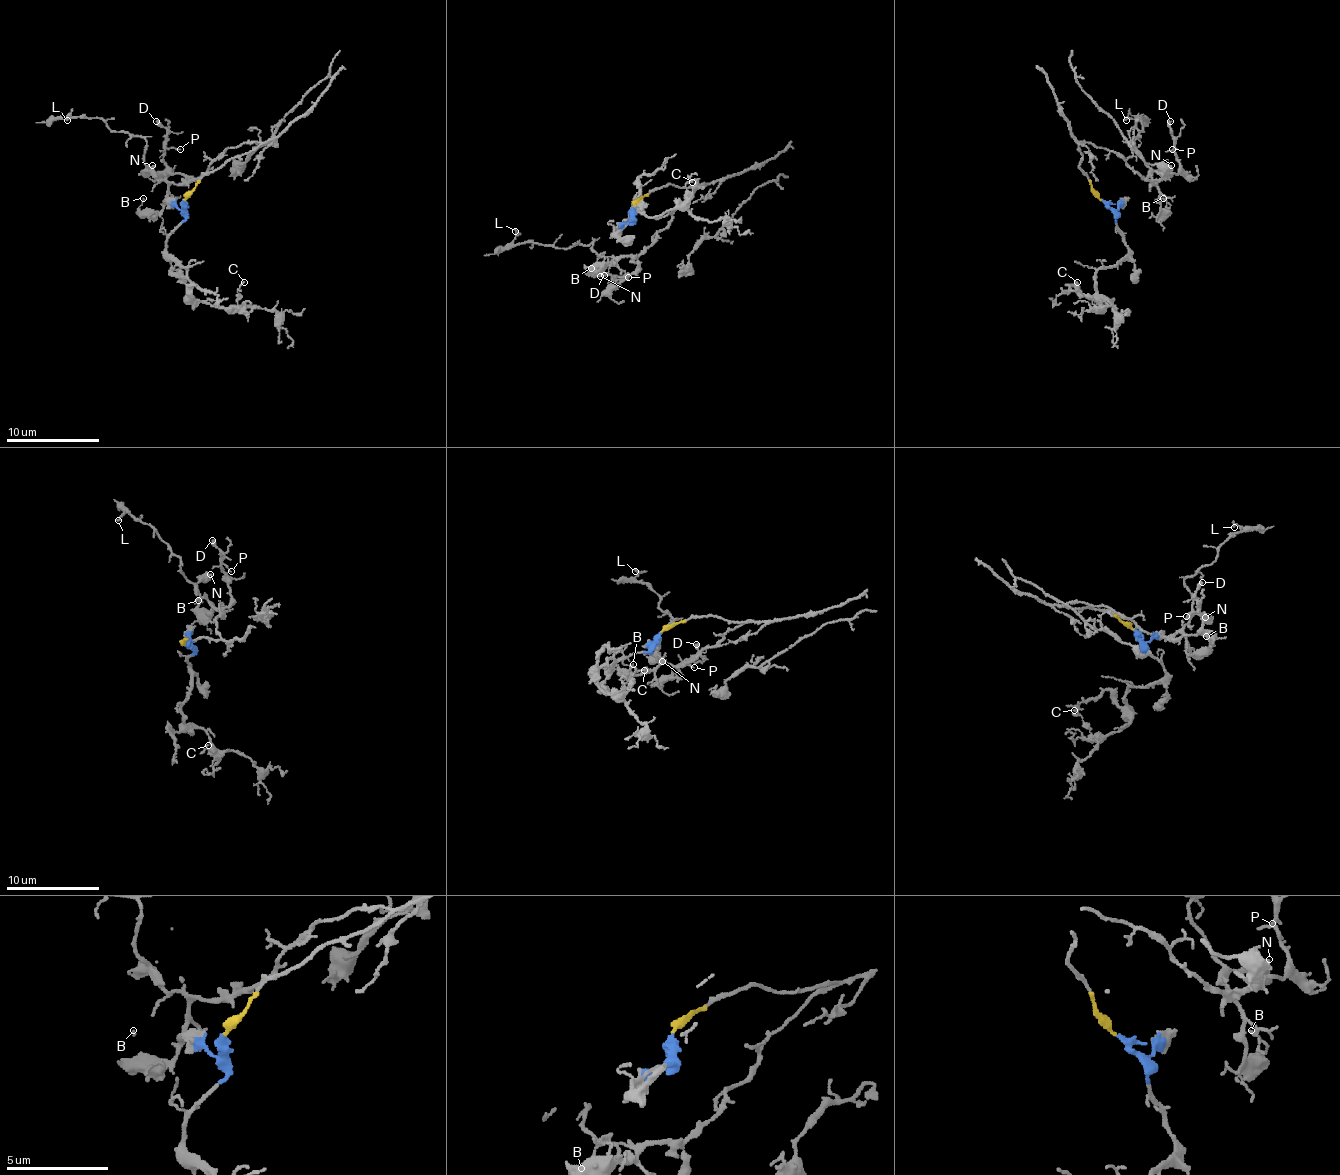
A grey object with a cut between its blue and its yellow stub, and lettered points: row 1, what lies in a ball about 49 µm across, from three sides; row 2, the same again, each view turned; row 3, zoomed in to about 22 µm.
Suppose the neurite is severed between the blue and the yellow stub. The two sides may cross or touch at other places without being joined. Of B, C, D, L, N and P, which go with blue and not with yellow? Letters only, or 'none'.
C

